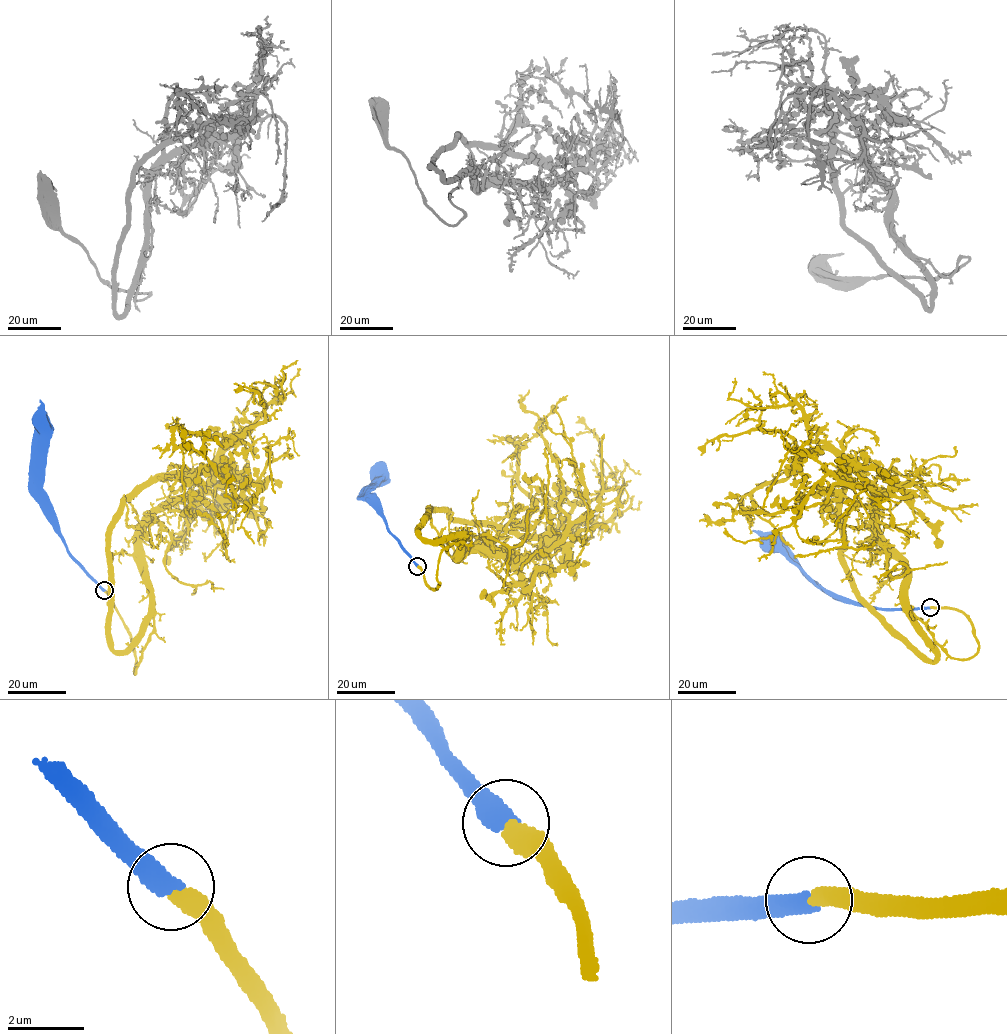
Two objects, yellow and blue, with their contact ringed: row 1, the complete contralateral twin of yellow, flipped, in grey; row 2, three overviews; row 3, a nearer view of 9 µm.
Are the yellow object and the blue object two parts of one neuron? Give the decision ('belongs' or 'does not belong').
belongs

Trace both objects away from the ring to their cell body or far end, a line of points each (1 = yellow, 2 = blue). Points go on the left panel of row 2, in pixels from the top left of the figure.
1: (104, 590), (135, 674), (154, 627), (142, 534), (158, 511), (204, 490), (225, 435), (181, 426), (184, 505)
2: (104, 590), (71, 555), (42, 488), (40, 463), (43, 458), (44, 422), (40, 422)

